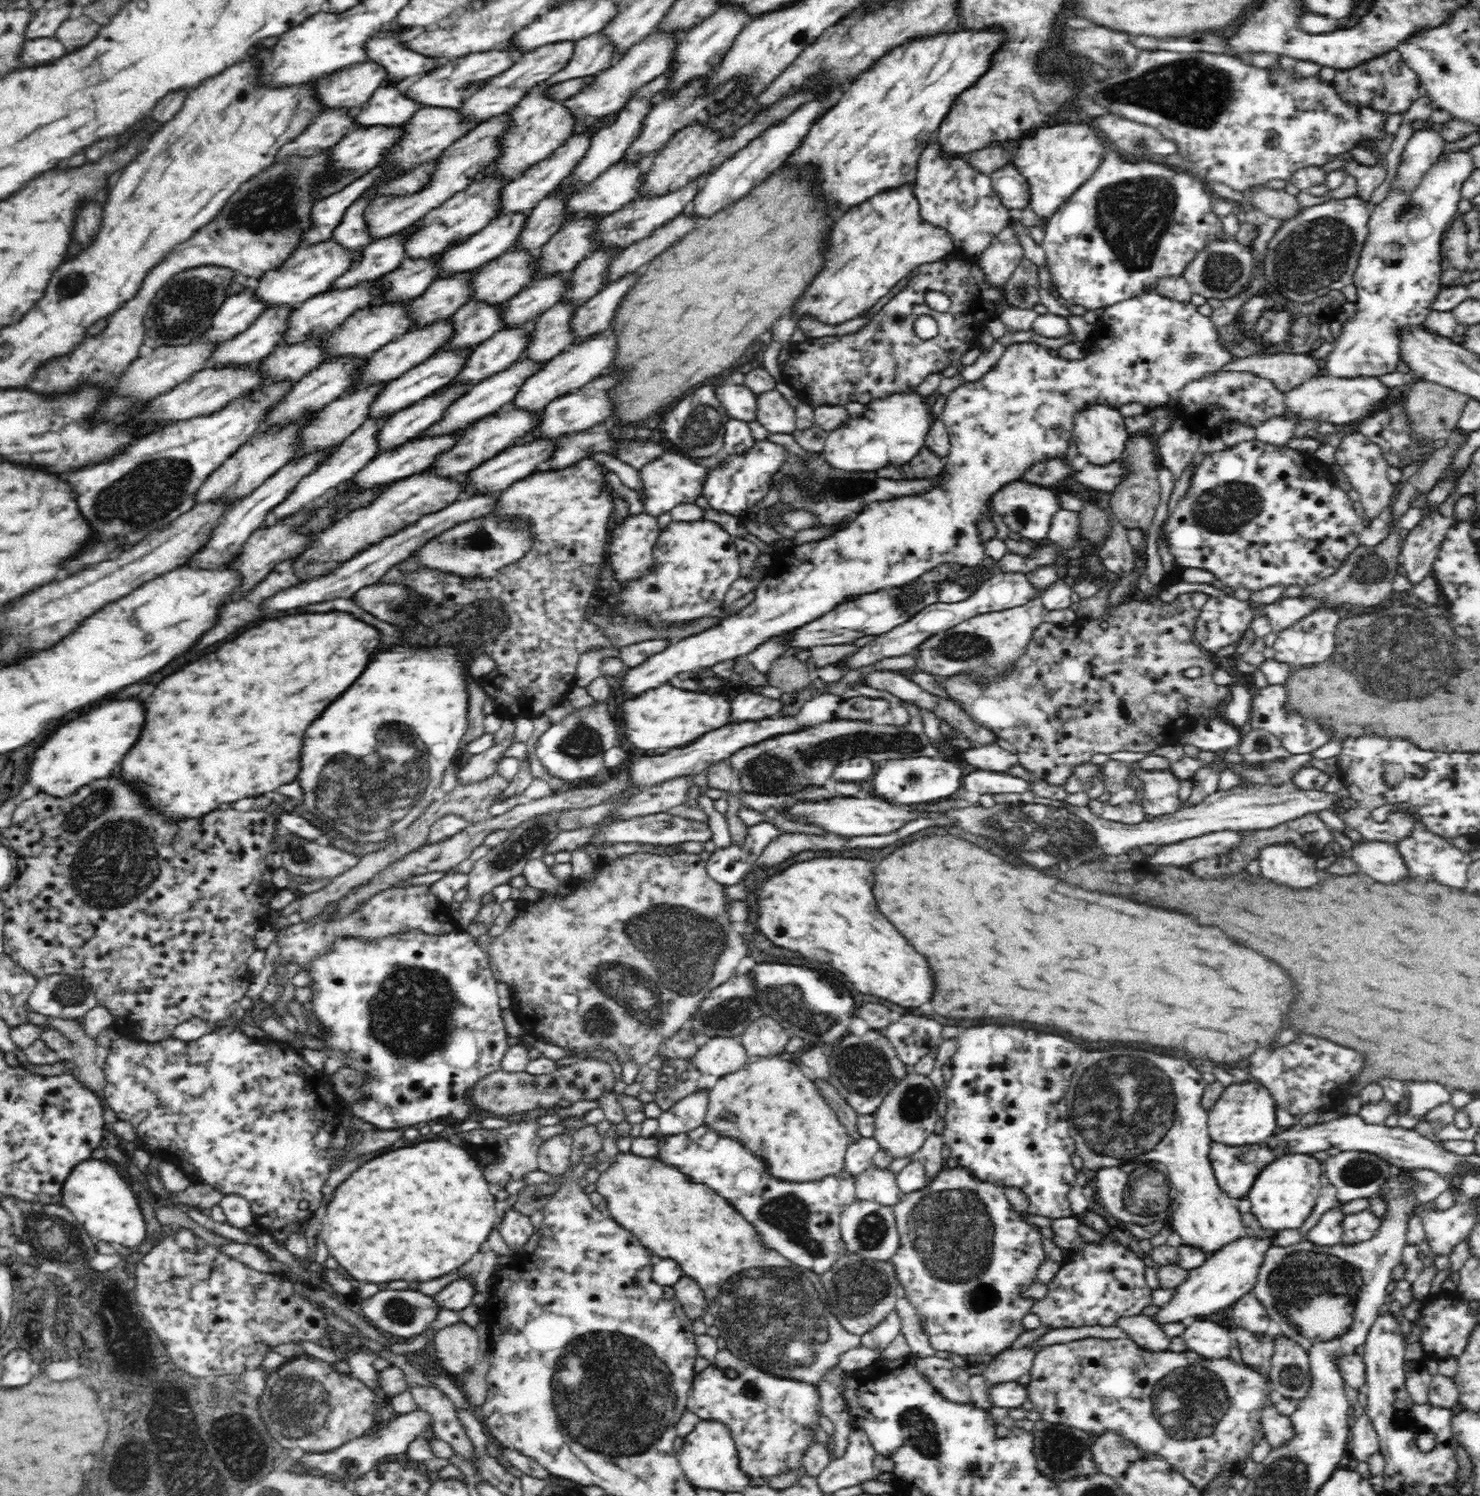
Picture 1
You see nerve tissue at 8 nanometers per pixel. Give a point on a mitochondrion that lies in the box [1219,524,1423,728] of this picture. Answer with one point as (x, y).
(1370, 570)

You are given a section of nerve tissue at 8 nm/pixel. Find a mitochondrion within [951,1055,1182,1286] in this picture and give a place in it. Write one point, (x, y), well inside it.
(1140, 1189)

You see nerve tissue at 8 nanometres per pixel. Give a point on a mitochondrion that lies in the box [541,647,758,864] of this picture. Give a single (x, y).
(582, 741)

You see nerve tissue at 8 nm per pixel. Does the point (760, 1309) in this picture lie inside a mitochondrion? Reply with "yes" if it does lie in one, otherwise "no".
yes

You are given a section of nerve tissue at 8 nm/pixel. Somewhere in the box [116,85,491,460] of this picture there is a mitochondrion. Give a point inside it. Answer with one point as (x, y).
(276, 204)

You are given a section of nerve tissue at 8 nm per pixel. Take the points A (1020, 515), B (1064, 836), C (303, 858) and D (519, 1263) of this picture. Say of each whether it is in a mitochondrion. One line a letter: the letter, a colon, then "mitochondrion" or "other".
A: mitochondrion
B: mitochondrion
C: mitochondrion
D: other

